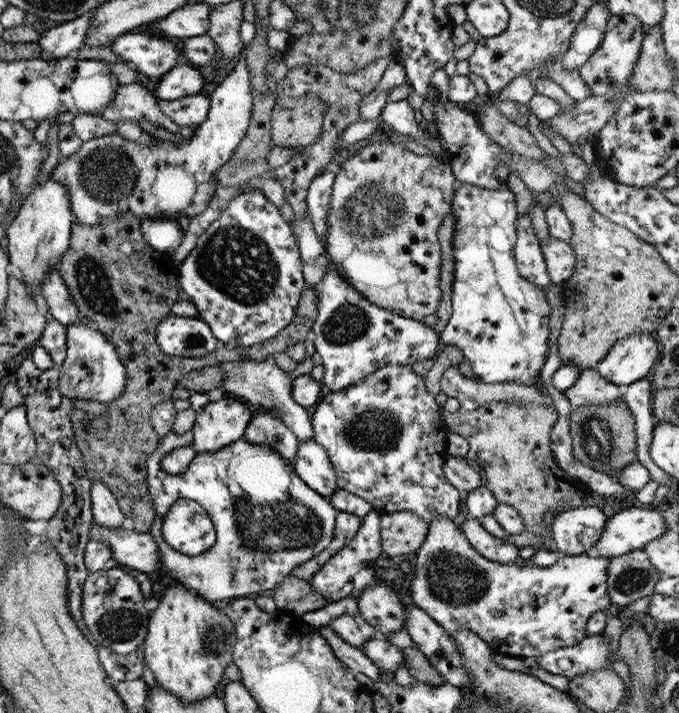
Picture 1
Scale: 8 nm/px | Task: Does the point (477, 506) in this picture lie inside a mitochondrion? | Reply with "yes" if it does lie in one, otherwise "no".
no

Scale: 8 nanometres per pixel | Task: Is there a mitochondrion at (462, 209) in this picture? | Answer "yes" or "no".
no

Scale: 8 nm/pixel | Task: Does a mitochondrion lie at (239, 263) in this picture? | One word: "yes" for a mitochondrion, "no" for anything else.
yes

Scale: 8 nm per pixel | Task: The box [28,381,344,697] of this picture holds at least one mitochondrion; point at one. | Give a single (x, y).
(264, 527)

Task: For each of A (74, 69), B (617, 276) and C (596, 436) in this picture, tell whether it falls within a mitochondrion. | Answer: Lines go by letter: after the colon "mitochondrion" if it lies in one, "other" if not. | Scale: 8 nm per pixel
A: other
B: other
C: mitochondrion

